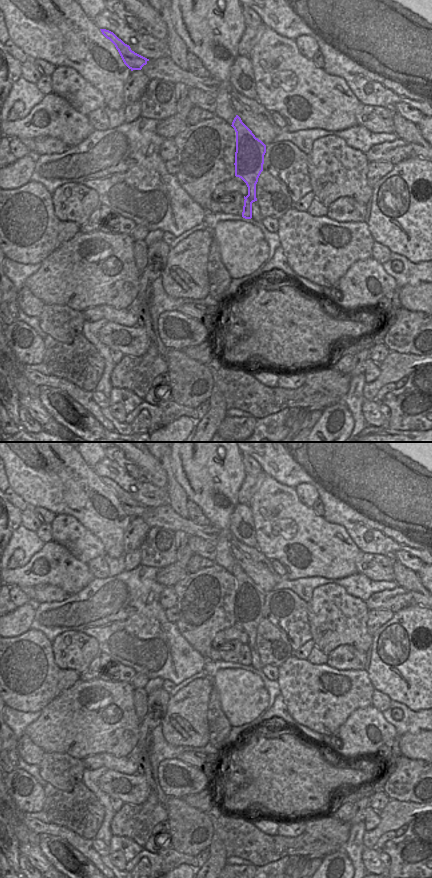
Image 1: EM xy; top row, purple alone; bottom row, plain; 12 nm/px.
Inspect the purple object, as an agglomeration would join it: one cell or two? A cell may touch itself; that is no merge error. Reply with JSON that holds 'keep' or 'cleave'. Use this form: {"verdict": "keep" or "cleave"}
{"verdict": "cleave"}

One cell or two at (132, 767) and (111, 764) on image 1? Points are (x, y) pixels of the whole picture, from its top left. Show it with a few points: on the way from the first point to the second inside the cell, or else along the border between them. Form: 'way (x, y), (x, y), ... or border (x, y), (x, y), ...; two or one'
way (127, 766), (116, 764); one

